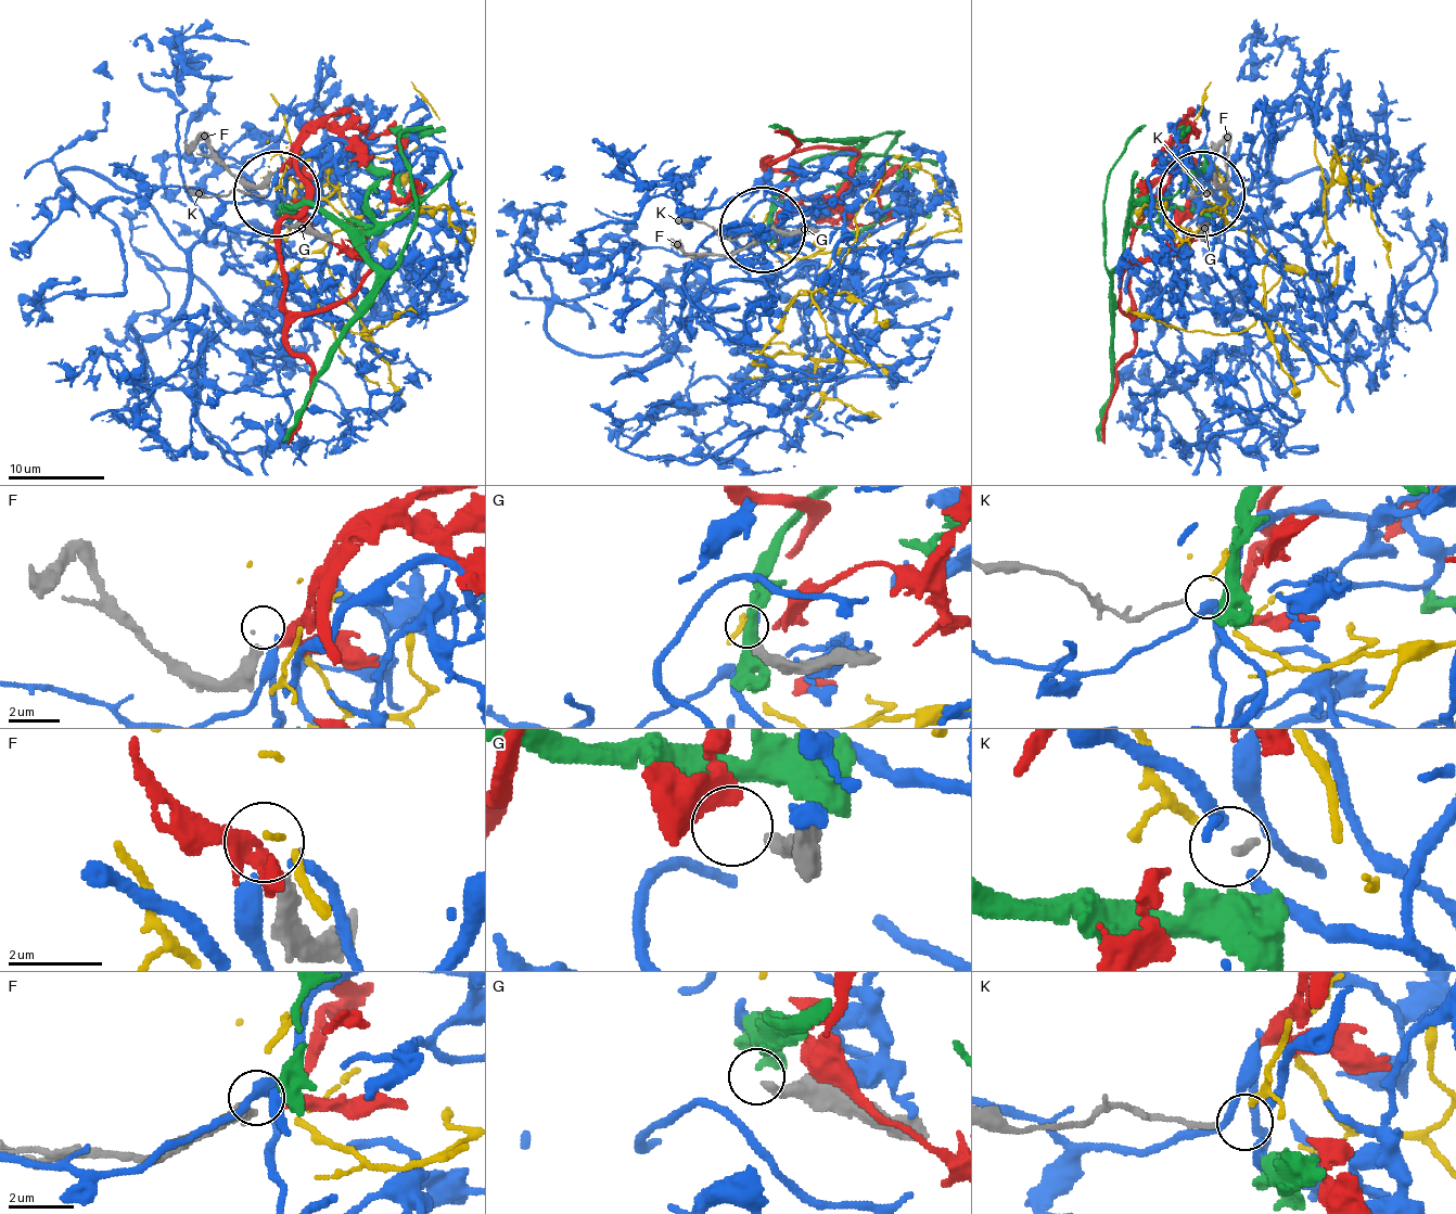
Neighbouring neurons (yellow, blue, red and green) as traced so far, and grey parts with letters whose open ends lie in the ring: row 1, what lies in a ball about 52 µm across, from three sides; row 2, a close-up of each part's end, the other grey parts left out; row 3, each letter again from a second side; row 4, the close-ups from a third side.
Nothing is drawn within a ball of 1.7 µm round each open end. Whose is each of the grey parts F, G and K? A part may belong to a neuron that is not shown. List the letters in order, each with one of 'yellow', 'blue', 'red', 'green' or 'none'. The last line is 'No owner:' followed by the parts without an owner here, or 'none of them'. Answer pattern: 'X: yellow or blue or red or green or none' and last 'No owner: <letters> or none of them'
F: none
G: none
K: yellow
No owner: F, G

